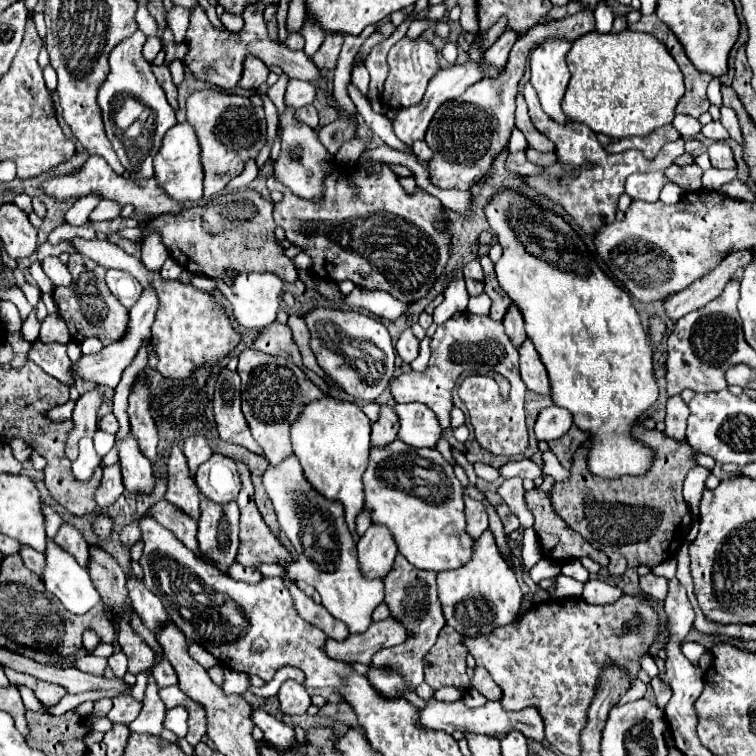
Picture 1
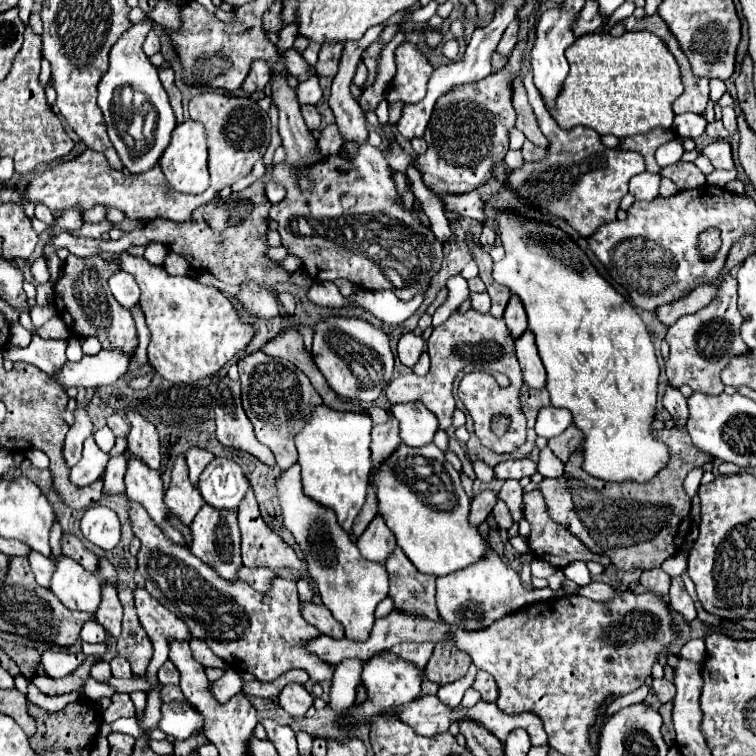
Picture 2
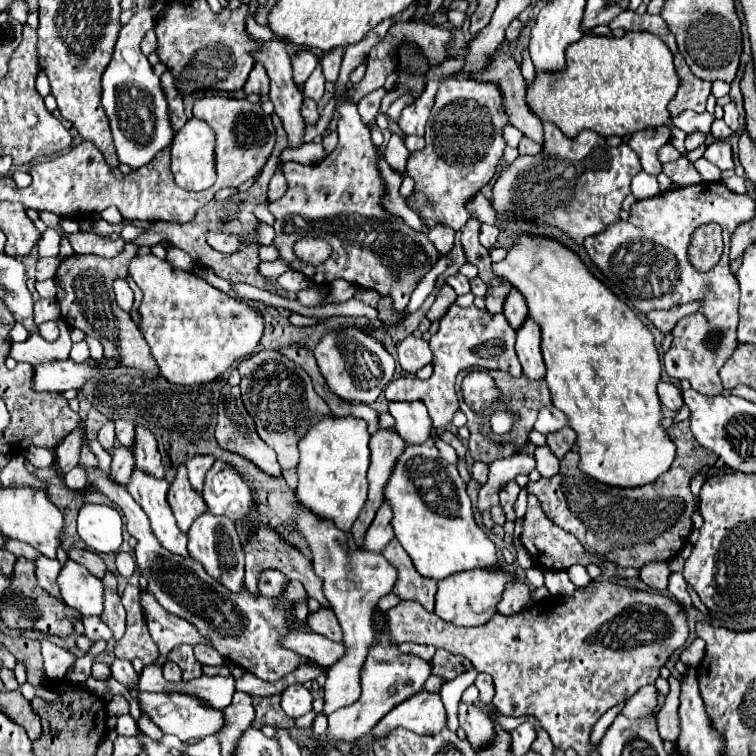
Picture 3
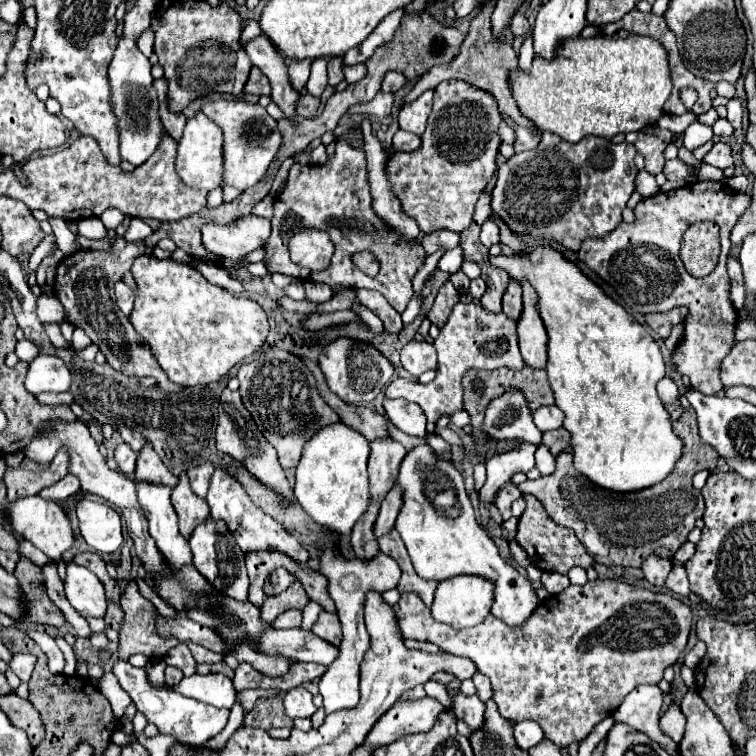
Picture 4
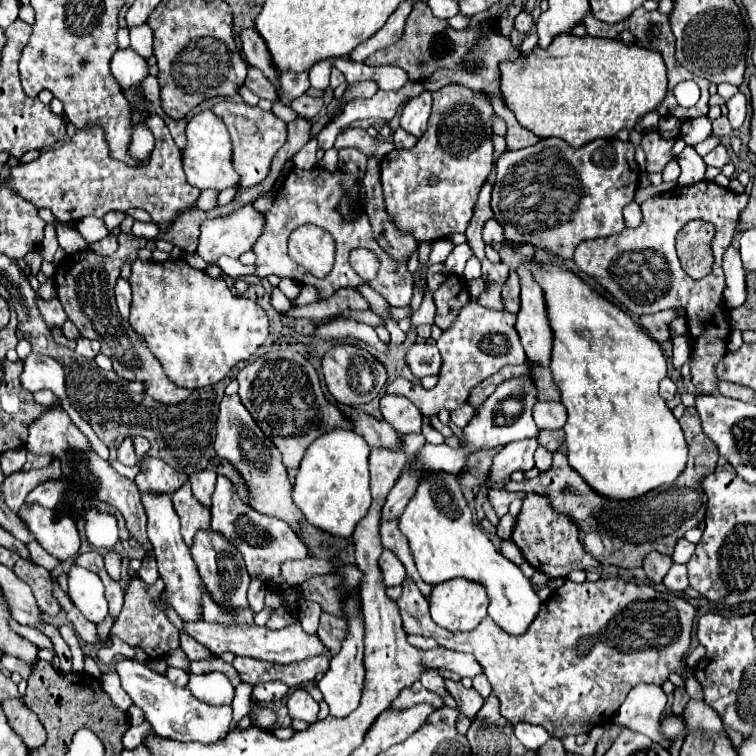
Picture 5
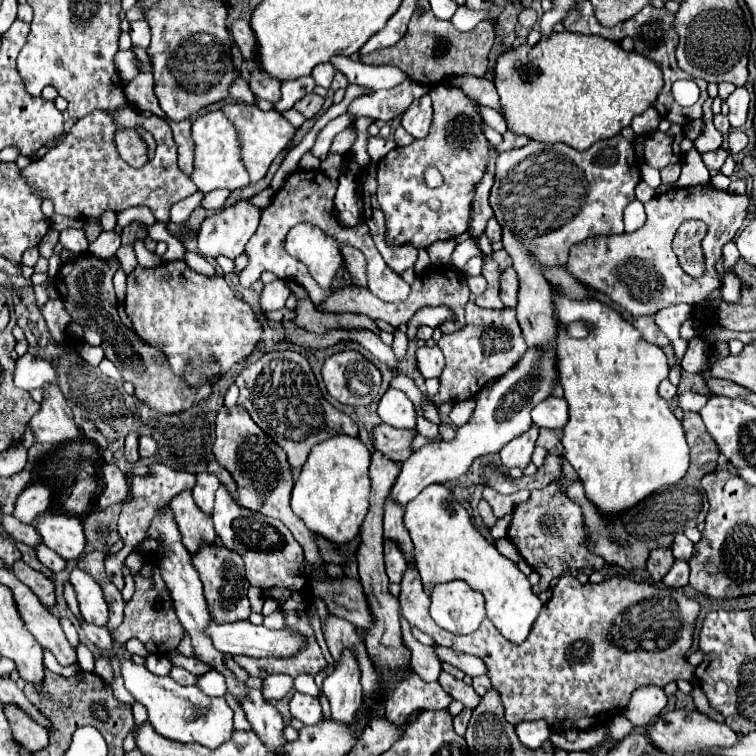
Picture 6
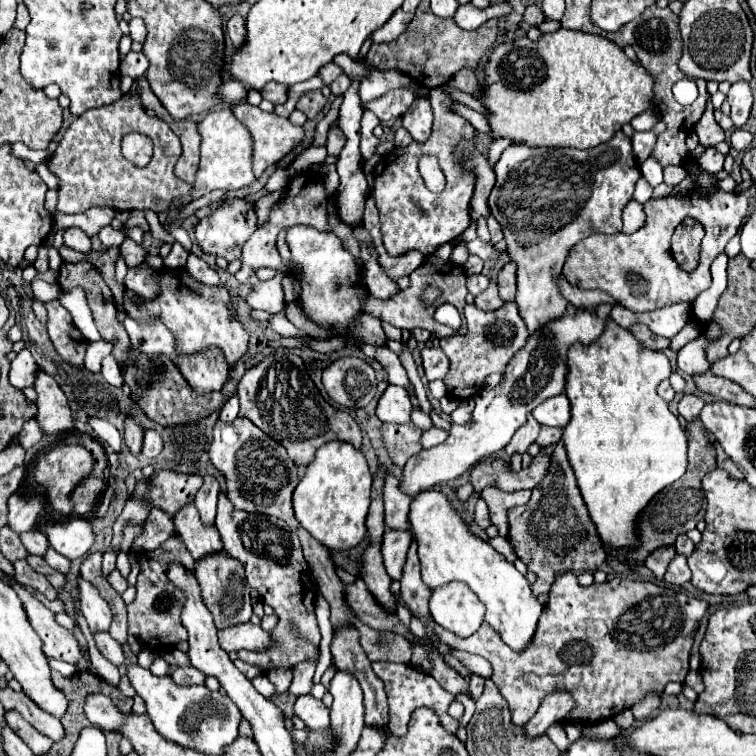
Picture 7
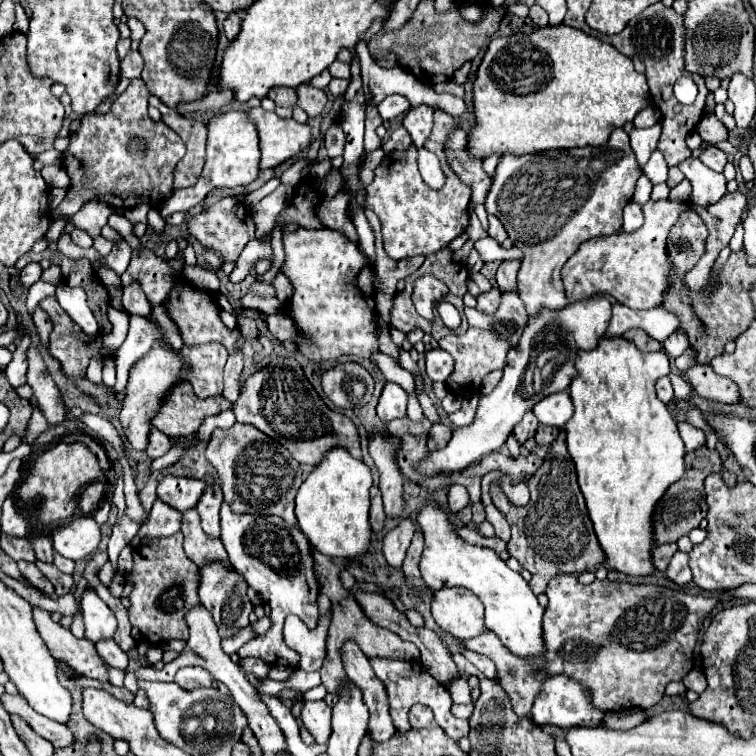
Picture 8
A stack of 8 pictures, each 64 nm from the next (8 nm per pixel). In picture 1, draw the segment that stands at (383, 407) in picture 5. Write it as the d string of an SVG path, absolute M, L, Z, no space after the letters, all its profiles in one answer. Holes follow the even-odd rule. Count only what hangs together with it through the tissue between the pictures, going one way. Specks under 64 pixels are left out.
M396 404L396 416L400 418L398 438L416 448L434 448L442 436L442 428L424 404Z

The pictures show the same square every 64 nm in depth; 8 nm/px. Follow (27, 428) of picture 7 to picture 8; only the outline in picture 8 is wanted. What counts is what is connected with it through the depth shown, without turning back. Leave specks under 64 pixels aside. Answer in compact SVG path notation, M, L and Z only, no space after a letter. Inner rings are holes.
M34 404L34 412L32 412L32 418L30 418L30 424L28 424L28 432L24 436L24 442L32 444L46 428L48 428L48 420L46 420L44 414L40 414L38 406Z

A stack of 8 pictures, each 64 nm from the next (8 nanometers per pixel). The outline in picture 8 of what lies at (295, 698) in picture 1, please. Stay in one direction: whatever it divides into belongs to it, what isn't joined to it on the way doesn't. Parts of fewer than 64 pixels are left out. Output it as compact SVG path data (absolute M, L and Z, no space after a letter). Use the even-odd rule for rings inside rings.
M304 702L302 714L300 714L306 730L316 738L318 744L326 744L328 736L332 734L330 728L330 718L332 718L332 708L324 702Z

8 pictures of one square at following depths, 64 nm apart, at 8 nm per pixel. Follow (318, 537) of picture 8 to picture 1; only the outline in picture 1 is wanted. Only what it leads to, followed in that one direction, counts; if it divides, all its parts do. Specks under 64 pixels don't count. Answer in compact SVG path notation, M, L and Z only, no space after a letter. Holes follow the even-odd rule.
M320 398L310 402L300 418L292 424L292 448L298 456L306 480L322 492L324 498L344 506L344 520L354 530L354 518L364 506L362 474L370 456L370 420L360 406L340 402L336 398Z

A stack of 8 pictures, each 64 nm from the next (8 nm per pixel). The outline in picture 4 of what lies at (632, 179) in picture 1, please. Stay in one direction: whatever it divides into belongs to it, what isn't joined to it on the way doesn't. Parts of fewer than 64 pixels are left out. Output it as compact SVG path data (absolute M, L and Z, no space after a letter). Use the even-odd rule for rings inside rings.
M642 170L642 172L638 174L638 178L636 178L636 192L640 192L644 198L658 194L658 184L656 184L654 176L648 174L646 170Z

